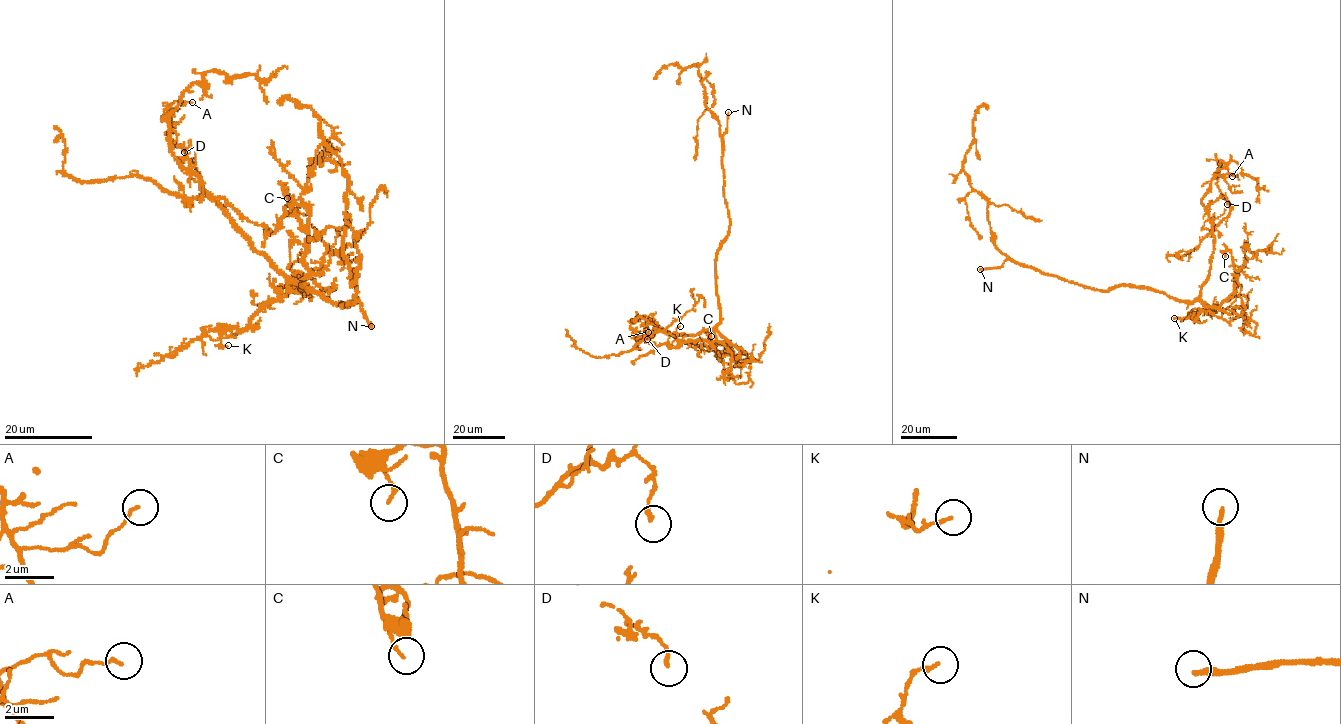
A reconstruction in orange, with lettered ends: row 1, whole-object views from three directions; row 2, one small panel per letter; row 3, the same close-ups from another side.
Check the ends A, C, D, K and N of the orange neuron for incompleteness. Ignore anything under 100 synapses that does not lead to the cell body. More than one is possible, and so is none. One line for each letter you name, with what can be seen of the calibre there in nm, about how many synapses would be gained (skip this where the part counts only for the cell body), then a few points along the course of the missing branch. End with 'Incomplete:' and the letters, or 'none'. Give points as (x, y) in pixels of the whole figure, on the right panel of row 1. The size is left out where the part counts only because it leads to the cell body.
N: calibre 180 nm; course (980, 269), (929, 278), (897, 291)
Incomplete: N

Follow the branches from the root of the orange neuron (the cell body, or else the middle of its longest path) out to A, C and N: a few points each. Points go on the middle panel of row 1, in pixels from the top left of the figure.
A: (716, 256), (719, 322), (694, 336), (659, 330), (641, 316), (631, 323), (635, 336), (643, 336), (648, 332)
C: (716, 256), (720, 313), (716, 330), (730, 344), (729, 354), (727, 346), (713, 343), (708, 337), (711, 336)
N: (716, 256), (729, 225), (722, 158), (722, 138), (727, 131), (728, 112)

